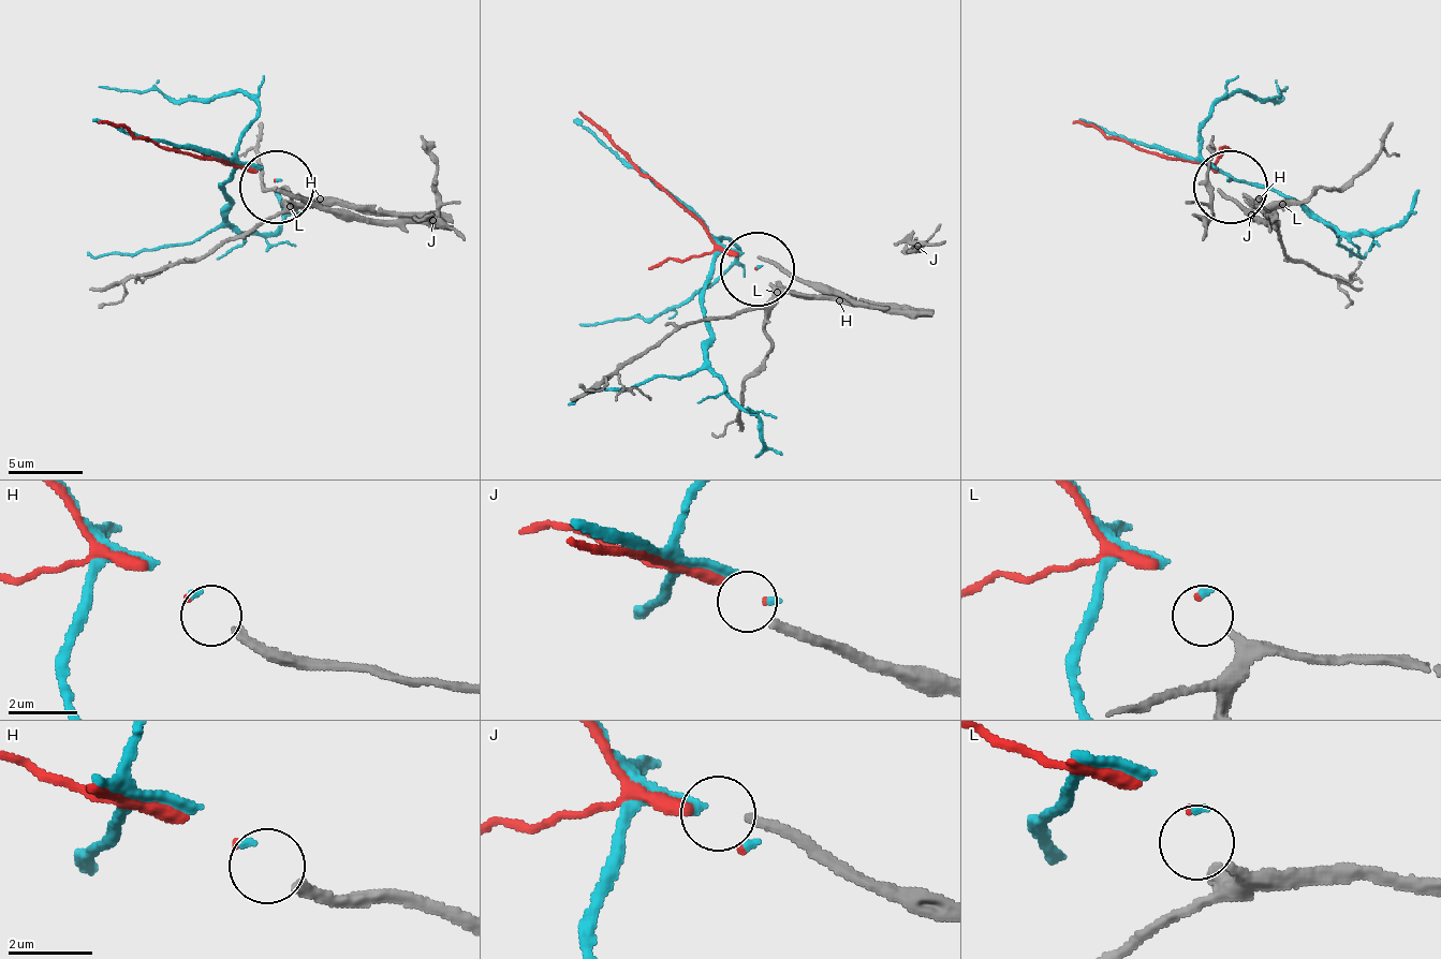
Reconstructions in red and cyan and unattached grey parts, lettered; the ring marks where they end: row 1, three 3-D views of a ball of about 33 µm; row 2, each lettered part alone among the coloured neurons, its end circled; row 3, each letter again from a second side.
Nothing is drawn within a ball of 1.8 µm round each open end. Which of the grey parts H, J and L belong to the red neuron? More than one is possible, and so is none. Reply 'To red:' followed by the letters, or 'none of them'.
To red: none of them

